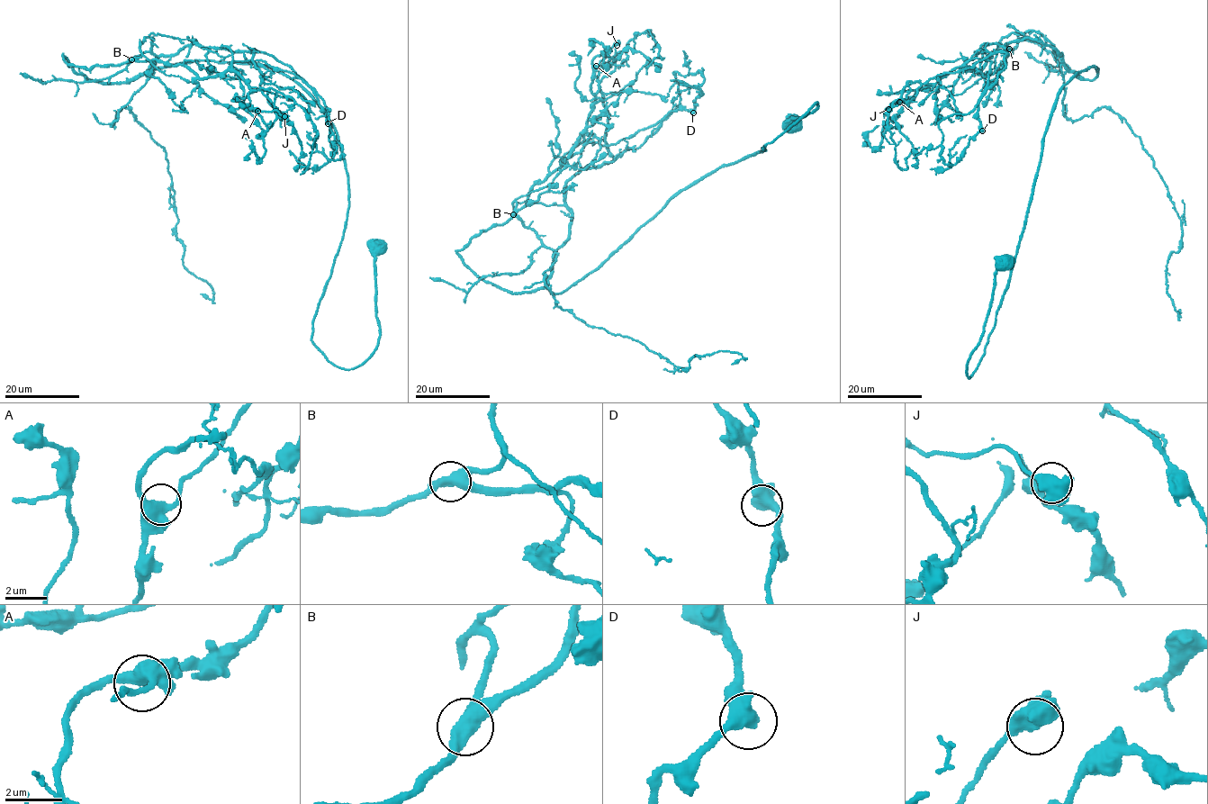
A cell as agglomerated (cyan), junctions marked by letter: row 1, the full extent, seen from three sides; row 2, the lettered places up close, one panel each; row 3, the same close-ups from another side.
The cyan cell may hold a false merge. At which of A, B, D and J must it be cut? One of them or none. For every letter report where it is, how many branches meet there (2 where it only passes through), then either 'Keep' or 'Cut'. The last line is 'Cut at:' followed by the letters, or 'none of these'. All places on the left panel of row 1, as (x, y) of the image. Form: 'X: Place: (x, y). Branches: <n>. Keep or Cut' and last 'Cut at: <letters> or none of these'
A: Place: (257, 111). Branches: 3. Keep
B: Place: (131, 59). Branches: 3. Keep
D: Place: (328, 123). Branches: 3. Keep
J: Place: (284, 116). Branches: 3. Keep
Cut at: none of these

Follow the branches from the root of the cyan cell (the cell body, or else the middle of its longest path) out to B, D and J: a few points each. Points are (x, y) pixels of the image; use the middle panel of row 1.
B: (791, 123), (818, 103), (765, 149), (680, 193), (562, 293), (548, 287), (554, 251), (514, 202), (513, 213)
D: (791, 123), (553, 293), (553, 257), (572, 218), (567, 182), (638, 148), (672, 111), (693, 112)
J: (791, 123), (553, 293), (593, 69), (617, 45)

